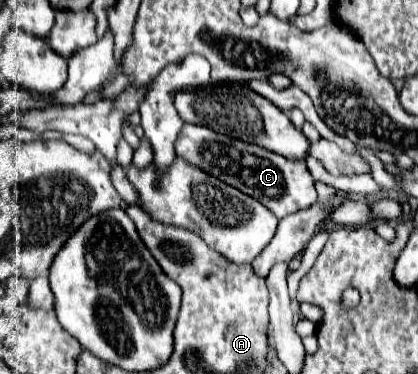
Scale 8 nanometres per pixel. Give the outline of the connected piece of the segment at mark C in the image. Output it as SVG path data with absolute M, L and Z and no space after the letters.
M185 125L175 143L175 151L179 157L185 157L205 173L211 173L223 183L255 197L261 205L275 213L277 219L283 219L285 215L291 215L299 209L307 209L317 201L317 191L303 159L291 161L277 153L261 149L259 145L223 137L221 133L215 133L201 125Z

